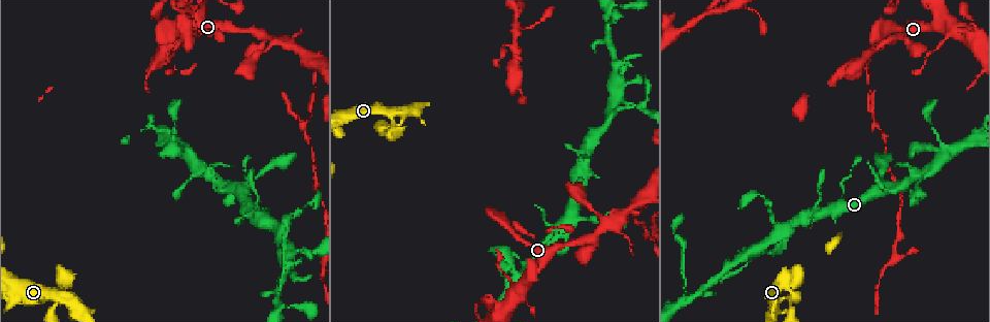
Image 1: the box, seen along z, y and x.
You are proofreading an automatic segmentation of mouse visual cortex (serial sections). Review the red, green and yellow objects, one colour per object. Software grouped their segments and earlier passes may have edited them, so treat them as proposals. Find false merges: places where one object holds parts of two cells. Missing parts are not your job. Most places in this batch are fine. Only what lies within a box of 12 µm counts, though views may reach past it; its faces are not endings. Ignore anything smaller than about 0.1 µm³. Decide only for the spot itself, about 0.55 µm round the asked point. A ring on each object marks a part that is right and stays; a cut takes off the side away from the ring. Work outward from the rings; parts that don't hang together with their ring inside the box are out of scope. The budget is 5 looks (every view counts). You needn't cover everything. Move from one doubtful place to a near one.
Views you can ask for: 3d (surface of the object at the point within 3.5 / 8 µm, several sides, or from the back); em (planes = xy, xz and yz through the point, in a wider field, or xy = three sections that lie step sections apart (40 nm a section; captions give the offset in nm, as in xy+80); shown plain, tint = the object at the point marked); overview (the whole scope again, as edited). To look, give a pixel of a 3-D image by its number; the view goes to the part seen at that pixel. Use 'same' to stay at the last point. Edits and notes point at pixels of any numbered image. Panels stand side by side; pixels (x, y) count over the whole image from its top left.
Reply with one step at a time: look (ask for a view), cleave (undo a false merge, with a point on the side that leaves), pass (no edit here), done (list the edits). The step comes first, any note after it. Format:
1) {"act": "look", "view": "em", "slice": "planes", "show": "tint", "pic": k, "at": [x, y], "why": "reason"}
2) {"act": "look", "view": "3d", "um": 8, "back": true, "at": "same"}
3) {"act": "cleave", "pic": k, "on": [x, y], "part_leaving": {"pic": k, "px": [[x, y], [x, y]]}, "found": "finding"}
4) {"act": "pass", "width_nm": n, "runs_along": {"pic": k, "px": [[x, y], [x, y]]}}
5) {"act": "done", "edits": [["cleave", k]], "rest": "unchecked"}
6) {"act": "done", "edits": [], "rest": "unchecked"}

{"act": "look", "view": "3d", "um": 3.5, "pic": 1, "at": [261, 43], "why": "abrupt turn"}

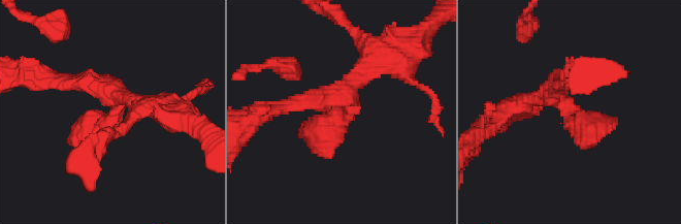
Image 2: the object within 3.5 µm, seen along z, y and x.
{"act": "look", "view": "em", "slice": "xy", "step": 2, "show": "tint", "pic": 2, "at": [345, 106]}

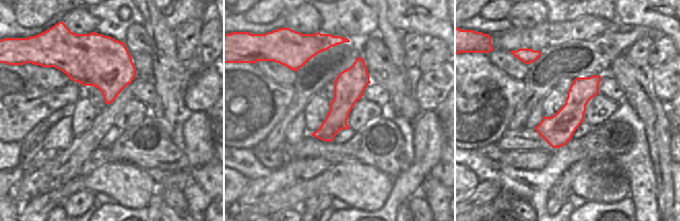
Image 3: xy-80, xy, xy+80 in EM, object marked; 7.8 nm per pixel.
{"act": "look", "view": "em", "slice": "xy", "step": 3, "show": "tint", "at": "same", "why": "cut it another way"}

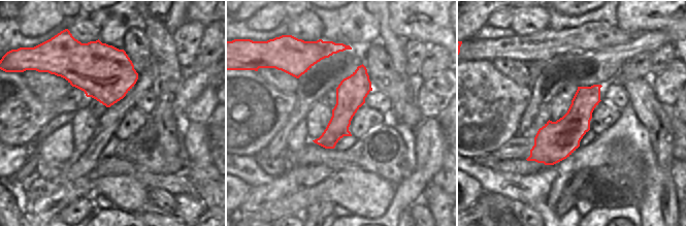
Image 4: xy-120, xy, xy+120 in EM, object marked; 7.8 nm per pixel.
{"act": "pass", "runs_along": {"pic": 2, "px": [[564, 82], [551, 91], [596, 145]]}, "found": "continuous, no second cell"}

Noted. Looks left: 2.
{"act": "look", "view": "3d", "um": 3.5, "pic": 1, "at": [278, 295], "why": "branch point"}

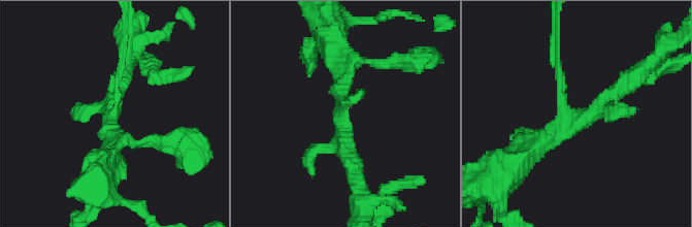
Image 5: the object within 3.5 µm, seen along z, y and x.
{"act": "look", "view": "em", "slice": "xy", "step": 3, "show": "tint", "pic": 5, "at": [343, 120], "why": "now the EM"}

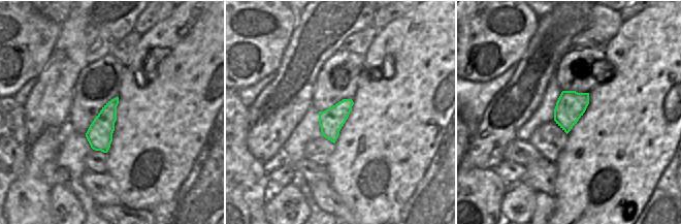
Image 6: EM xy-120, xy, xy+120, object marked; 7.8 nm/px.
{"act": "pass", "found": "continuous, no second cell"}

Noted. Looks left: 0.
{"act": "done", "edits": [], "rest": "unchecked"}

